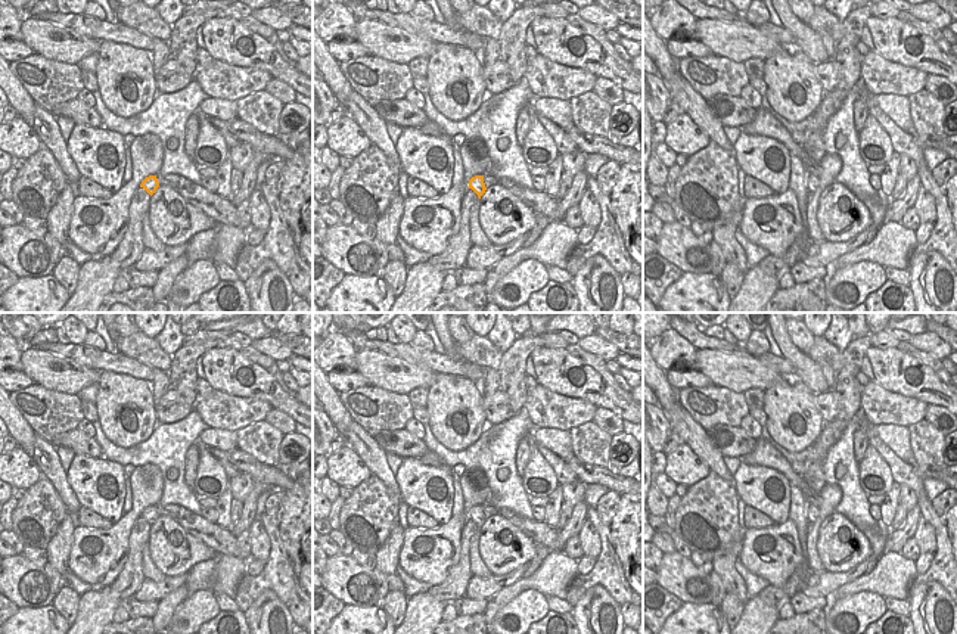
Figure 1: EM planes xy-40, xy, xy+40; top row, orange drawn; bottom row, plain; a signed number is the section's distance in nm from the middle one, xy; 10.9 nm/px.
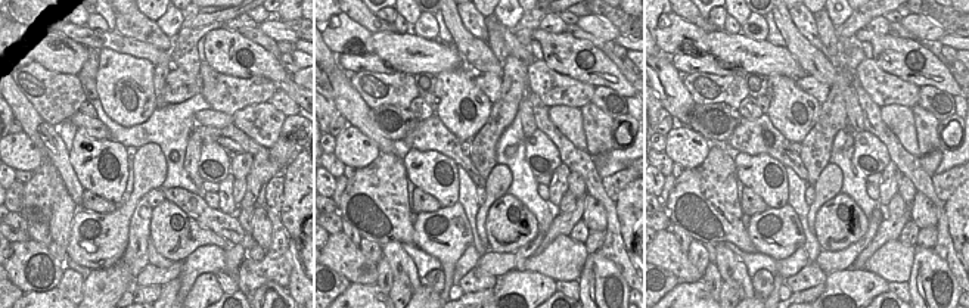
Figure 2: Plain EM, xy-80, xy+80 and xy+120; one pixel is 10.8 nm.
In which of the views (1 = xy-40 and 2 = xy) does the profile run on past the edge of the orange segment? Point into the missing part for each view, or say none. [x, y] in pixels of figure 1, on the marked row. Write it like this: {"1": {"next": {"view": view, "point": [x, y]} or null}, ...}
{"1": {"next": null}, "2": {"next": null}}

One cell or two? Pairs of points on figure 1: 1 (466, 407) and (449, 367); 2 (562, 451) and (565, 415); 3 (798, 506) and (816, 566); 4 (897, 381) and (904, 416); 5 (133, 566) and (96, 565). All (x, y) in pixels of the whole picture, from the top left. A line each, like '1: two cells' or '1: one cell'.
1: two cells
2: two cells
3: two cells
4: two cells
5: two cells

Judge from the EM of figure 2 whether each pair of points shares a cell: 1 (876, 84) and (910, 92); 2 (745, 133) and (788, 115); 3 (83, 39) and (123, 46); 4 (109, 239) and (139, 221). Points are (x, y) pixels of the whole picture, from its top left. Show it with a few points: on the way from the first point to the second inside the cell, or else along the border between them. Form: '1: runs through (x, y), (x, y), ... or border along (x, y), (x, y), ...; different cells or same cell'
1: runs through (885, 89), (901, 92); same cell
2: border along (766, 114), (769, 121), (791, 142); different cells
3: runs through (93, 40), (112, 40); same cell
4: border along (143, 196), (133, 212), (129, 243), (118, 260); different cells

